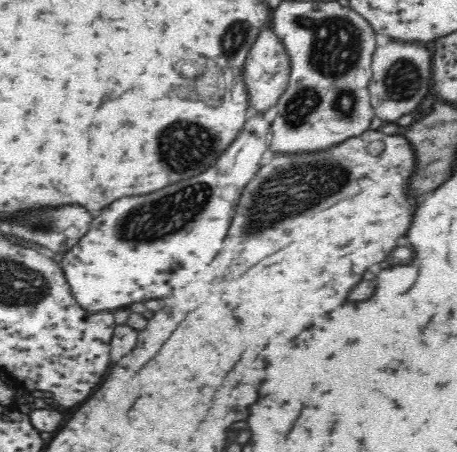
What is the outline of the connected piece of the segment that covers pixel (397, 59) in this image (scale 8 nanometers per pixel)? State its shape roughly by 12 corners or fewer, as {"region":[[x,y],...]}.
{"region":[[380,39],[369,85],[375,116],[396,123],[432,92],[422,42]]}

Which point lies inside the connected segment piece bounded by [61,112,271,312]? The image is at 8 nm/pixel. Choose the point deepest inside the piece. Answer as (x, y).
(137, 241)

